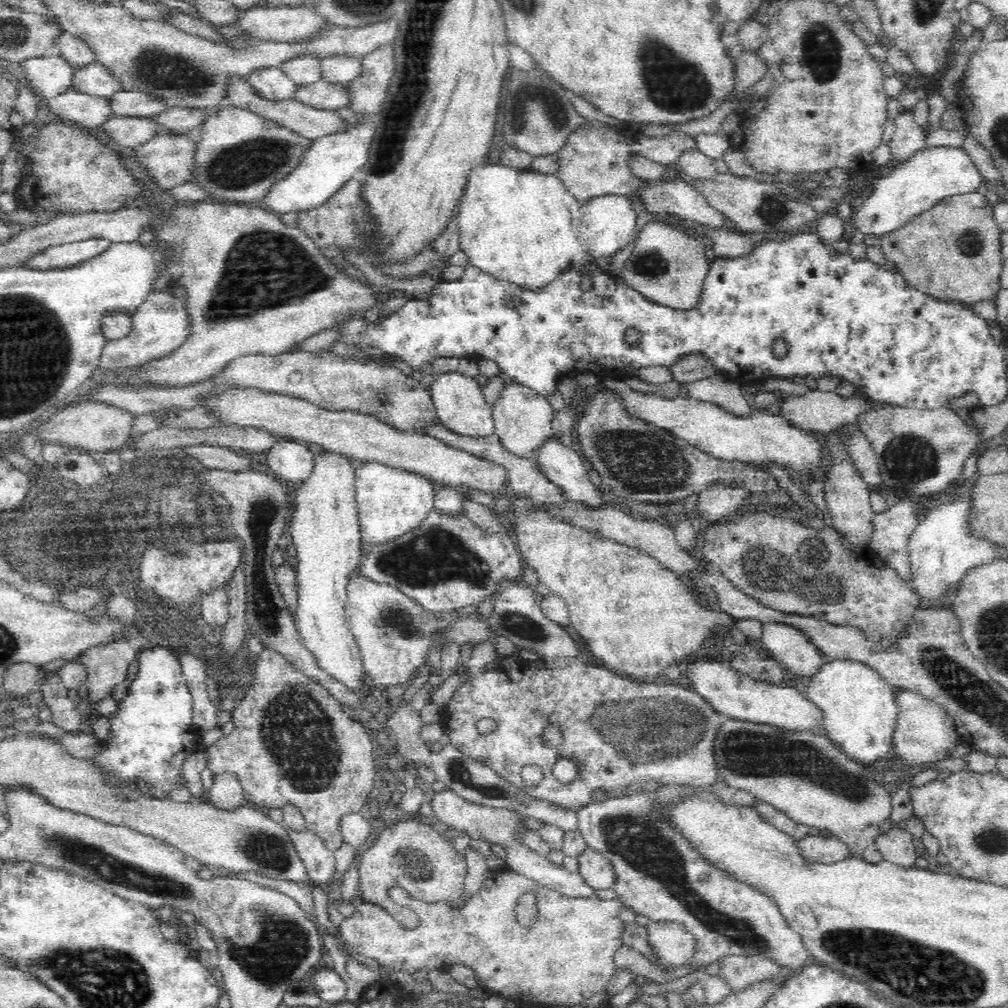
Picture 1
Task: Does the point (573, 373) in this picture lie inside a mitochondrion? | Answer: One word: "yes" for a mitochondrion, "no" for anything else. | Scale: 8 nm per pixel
no

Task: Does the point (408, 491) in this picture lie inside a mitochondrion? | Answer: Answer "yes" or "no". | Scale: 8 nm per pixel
no

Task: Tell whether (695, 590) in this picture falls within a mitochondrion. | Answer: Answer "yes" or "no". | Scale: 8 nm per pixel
no

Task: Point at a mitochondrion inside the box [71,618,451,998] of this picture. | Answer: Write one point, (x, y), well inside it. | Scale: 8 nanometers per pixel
(292, 719)

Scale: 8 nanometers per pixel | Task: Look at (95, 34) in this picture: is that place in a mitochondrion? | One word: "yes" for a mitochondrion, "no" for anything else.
no

